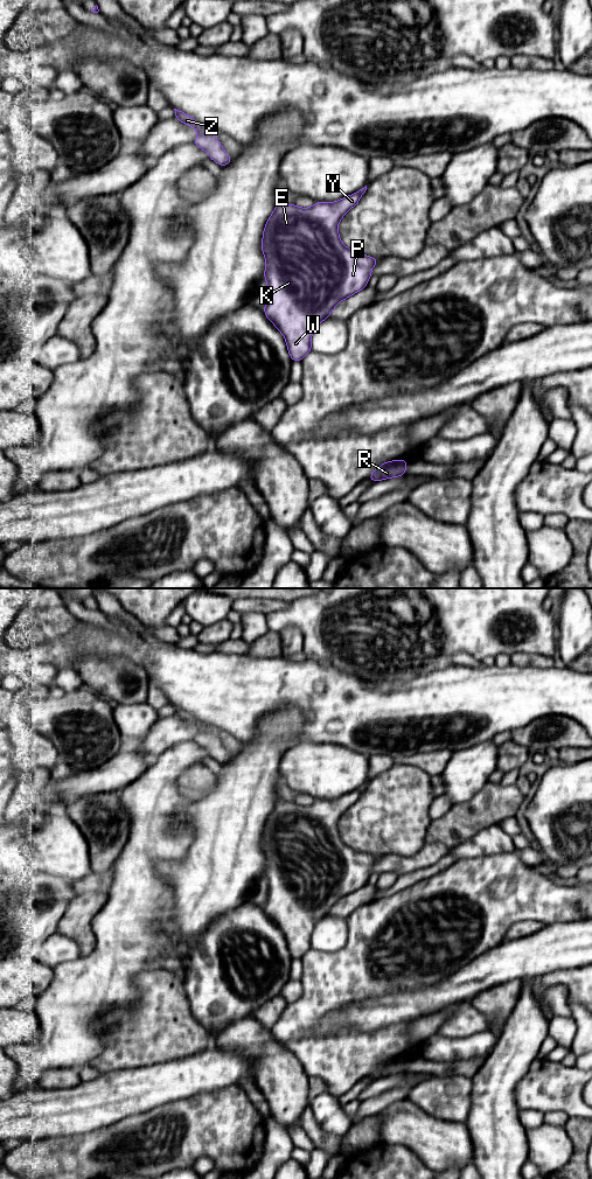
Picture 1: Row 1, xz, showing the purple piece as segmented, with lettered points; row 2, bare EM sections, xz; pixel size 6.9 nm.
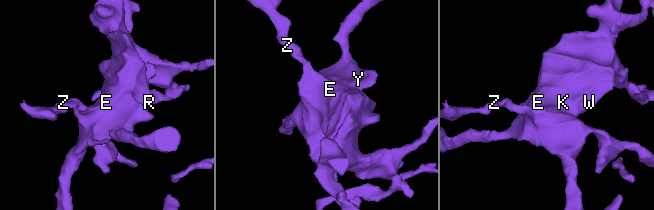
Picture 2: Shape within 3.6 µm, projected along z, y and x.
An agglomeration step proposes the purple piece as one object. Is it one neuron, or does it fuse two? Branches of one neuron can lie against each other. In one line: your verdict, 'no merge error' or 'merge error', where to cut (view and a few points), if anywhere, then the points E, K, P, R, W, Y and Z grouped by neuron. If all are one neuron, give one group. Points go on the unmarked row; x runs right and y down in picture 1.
no merge error | no cut | E K P R W Y Z

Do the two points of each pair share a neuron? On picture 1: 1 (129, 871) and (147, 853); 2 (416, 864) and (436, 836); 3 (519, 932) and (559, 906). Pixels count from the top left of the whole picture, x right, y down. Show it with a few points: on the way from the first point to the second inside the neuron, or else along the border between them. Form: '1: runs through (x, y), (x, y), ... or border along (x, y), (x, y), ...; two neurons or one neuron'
1: runs through (133, 866), (143, 857); one neuron
2: border along (426, 843), (441, 843), (450, 849); two neurons
3: border along (544, 925), (533, 920), (520, 920), (508, 928); two neurons

